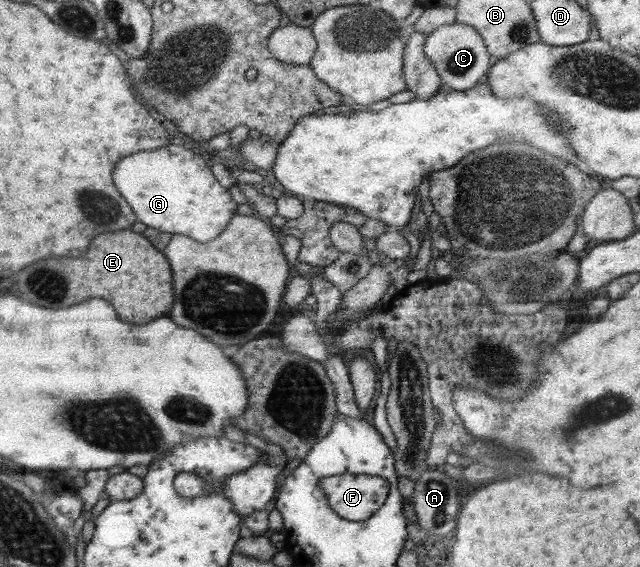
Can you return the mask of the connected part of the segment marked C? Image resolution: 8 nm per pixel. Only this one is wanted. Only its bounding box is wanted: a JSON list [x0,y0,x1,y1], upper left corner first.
[424,22,494,91]

